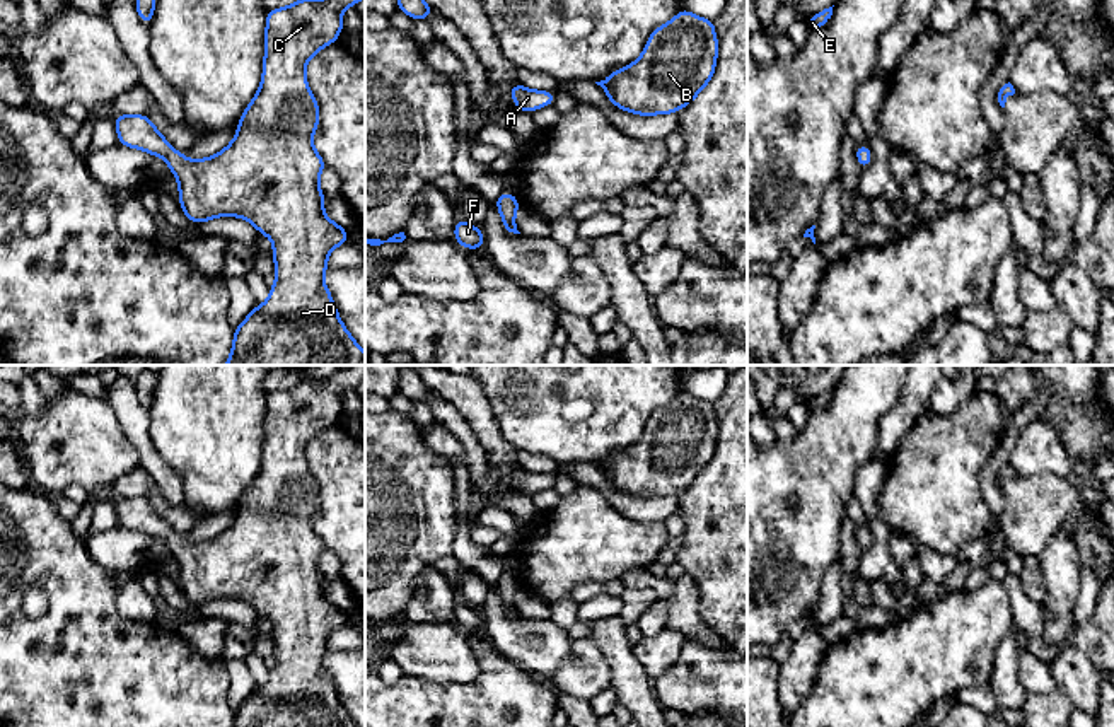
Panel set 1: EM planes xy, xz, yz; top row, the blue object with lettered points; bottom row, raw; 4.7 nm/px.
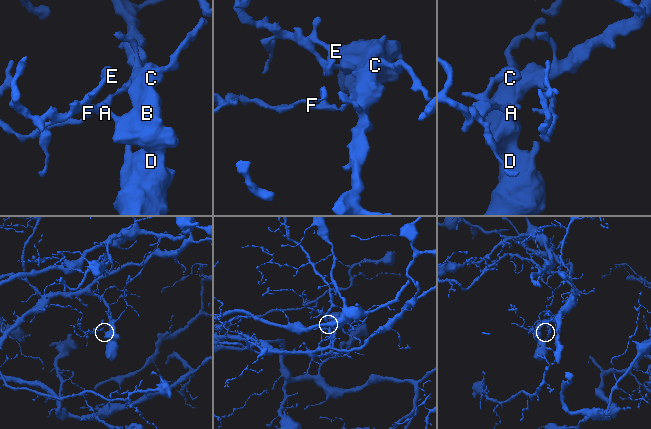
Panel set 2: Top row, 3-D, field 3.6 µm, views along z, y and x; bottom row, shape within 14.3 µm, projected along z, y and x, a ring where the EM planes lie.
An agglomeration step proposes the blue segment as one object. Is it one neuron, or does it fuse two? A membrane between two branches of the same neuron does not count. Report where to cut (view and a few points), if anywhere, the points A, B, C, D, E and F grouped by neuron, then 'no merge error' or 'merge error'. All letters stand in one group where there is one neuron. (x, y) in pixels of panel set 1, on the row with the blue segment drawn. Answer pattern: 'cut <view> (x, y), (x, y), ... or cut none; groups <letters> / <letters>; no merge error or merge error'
cut none; groups A B C D E F; no merge error

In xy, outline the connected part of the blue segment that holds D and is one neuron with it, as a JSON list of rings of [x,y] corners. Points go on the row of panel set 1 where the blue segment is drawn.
[[[297,0],[266,12],[261,87],[242,113],[230,145],[213,157],[189,160],[169,145],[145,114],[114,118],[119,145],[159,155],[179,184],[179,205],[193,224],[241,217],[273,242],[275,285],[263,305],[235,328],[223,365],[362,365],[365,352],[339,319],[324,285],[328,254],[348,242],[348,232],[324,213],[319,176],[326,166],[312,147],[319,104],[310,94],[305,65],[343,31],[341,12],[360,0]]]

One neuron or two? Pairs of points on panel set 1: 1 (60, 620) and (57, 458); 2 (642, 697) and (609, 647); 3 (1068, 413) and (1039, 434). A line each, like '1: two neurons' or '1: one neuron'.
1: two neurons
2: one neuron
3: two neurons

